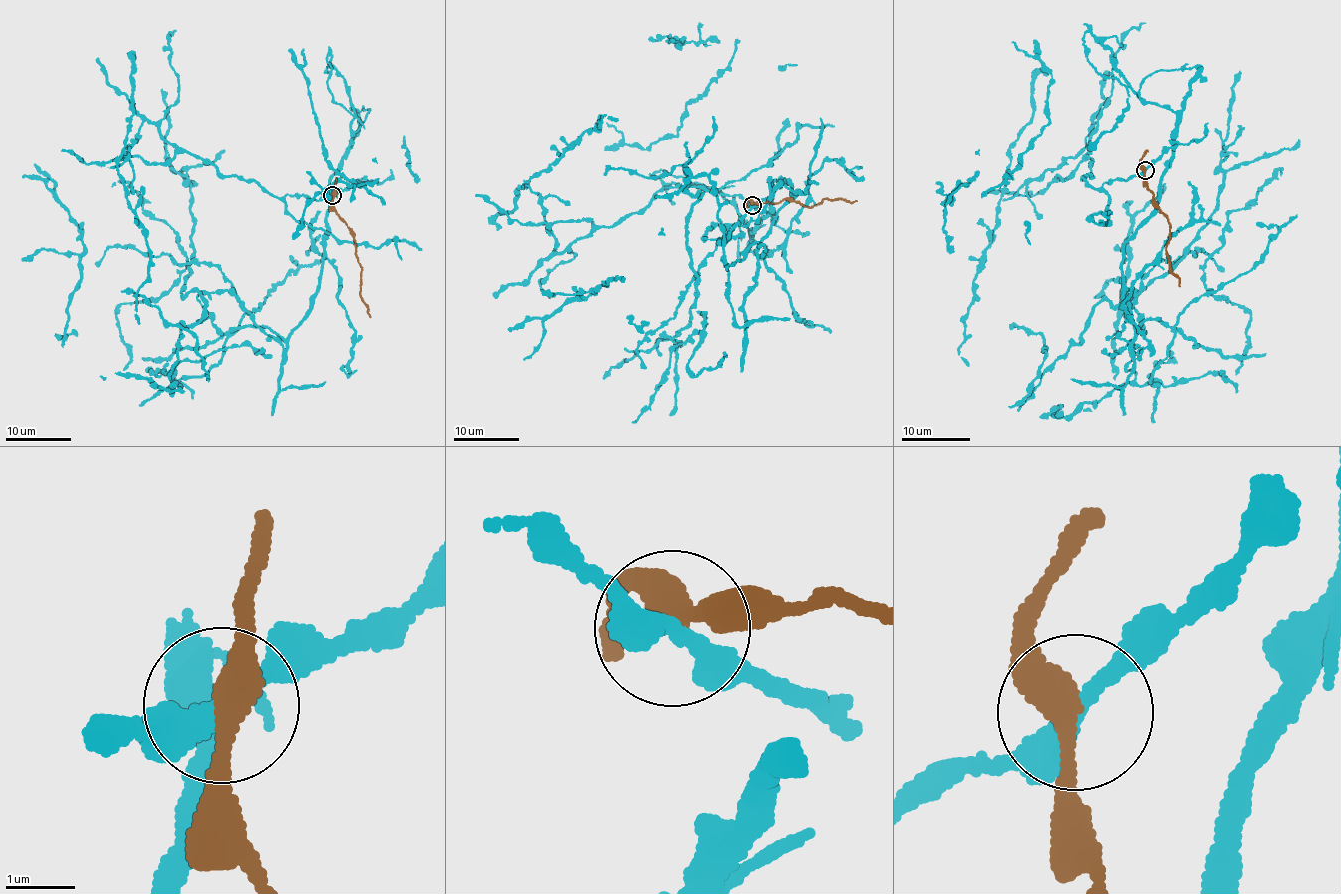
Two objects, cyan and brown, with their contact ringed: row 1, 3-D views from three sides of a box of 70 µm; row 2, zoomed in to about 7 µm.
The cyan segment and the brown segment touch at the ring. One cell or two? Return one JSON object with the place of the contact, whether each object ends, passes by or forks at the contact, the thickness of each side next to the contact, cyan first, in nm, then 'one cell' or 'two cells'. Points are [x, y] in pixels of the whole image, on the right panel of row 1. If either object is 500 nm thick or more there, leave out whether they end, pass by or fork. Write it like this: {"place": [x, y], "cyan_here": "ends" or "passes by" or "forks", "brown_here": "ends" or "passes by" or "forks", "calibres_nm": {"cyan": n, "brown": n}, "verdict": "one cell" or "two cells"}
{"place": [1145, 170], "cyan_here": "passes by", "brown_here": "passes by", "calibres_nm": {"cyan": 280, "brown": 380}, "verdict": "two cells"}

